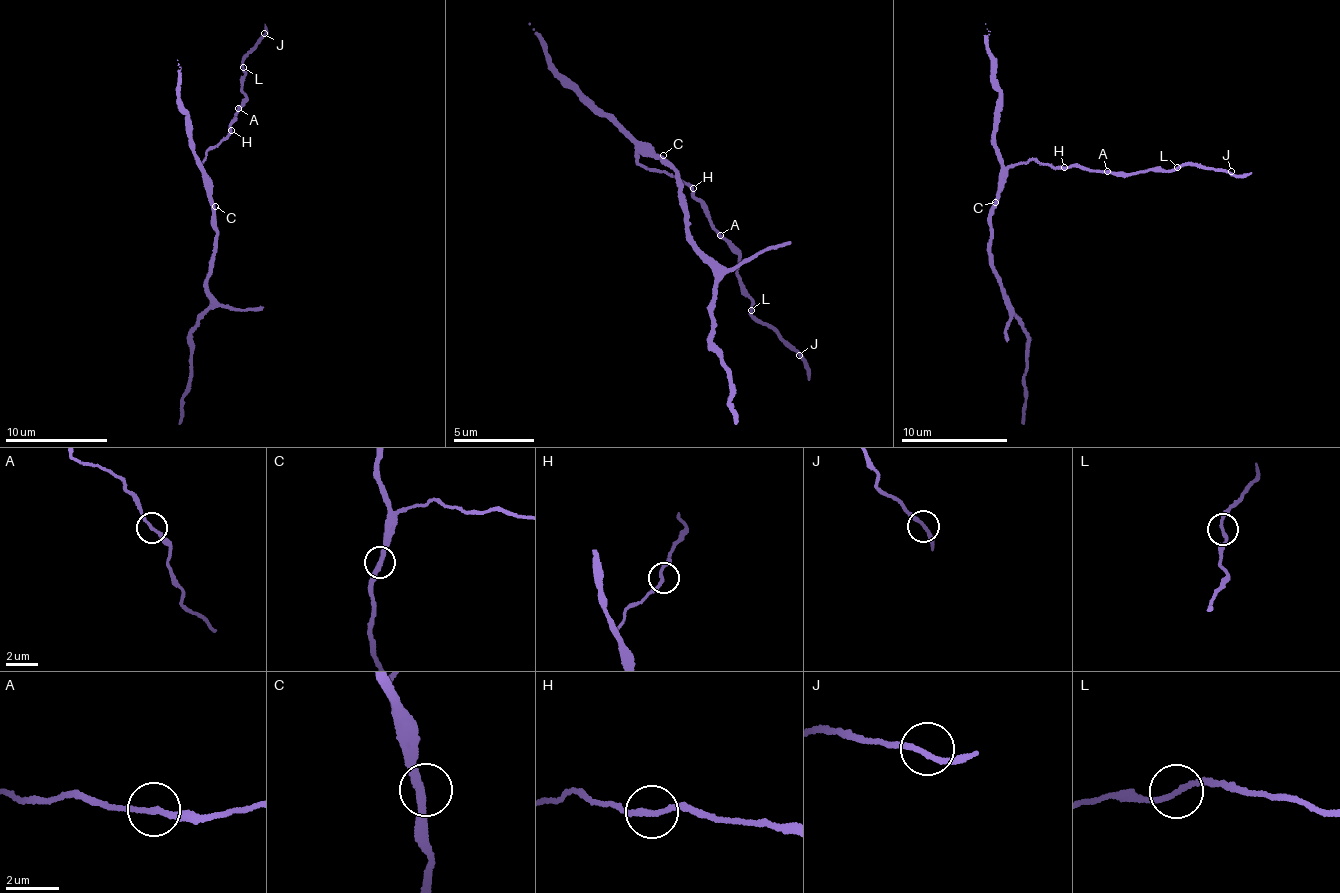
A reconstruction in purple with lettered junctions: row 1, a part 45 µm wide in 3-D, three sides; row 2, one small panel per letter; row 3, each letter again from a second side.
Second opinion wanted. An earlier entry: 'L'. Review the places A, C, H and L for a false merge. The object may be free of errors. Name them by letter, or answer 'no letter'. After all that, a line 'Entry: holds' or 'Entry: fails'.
no letter
Entry: fails

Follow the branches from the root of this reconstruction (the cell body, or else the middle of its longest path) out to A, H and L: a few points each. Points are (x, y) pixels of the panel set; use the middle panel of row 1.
A: (659, 159), (650, 146), (638, 153), (637, 164), (660, 169), (689, 188), (720, 235)
H: (659, 159), (650, 146), (638, 153), (637, 164), (652, 171), (668, 172), (693, 188)
L: (659, 159), (650, 146), (638, 153), (637, 164), (689, 188), (716, 236), (738, 255), (738, 285), (752, 310)

